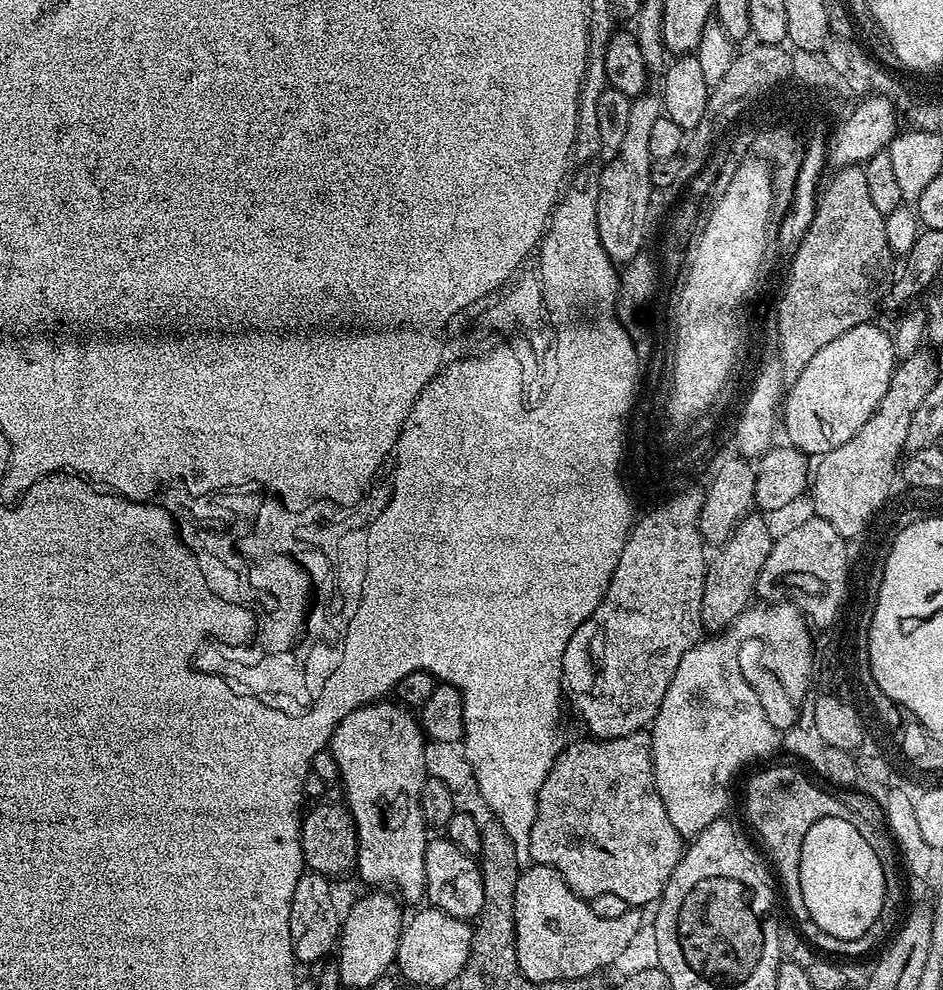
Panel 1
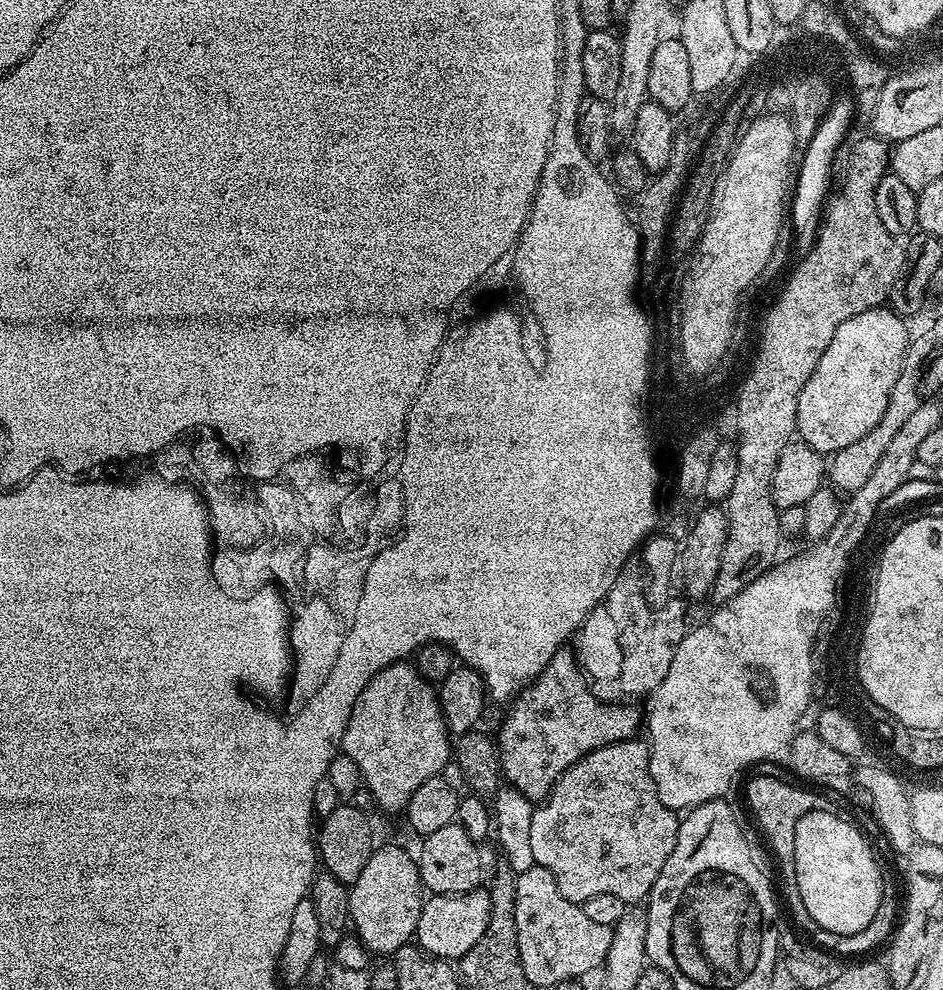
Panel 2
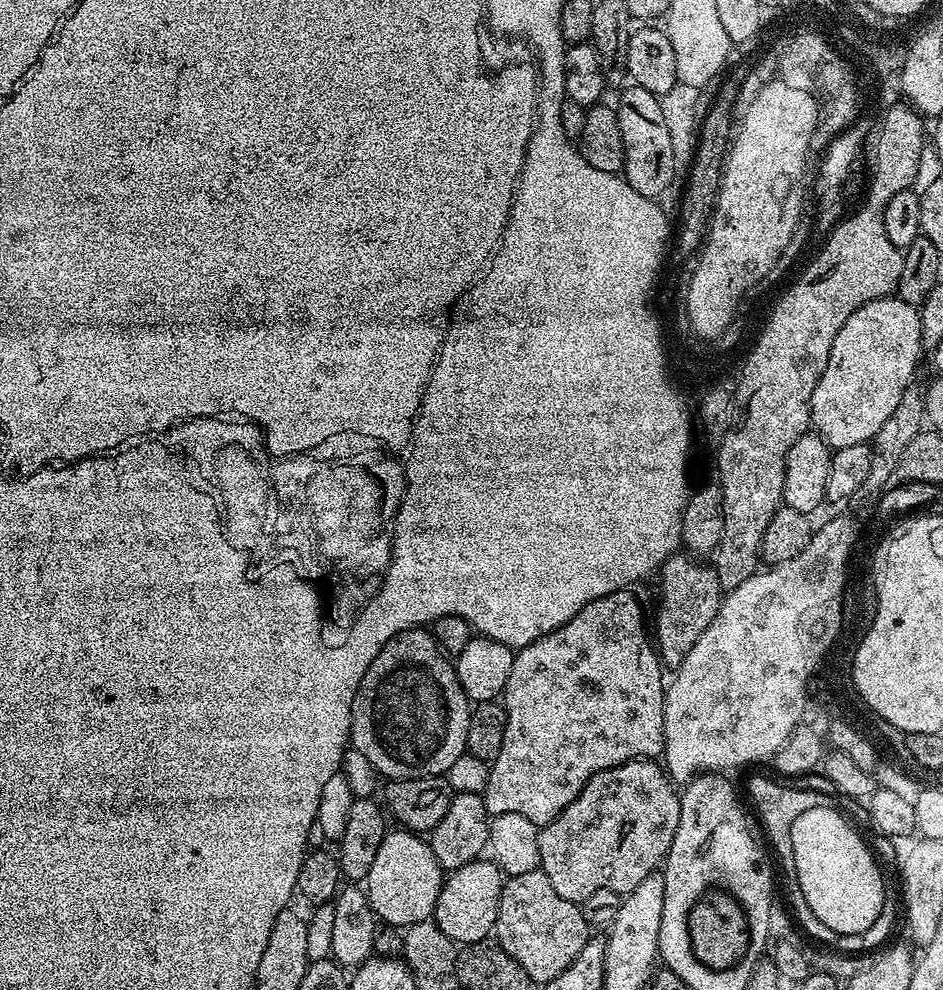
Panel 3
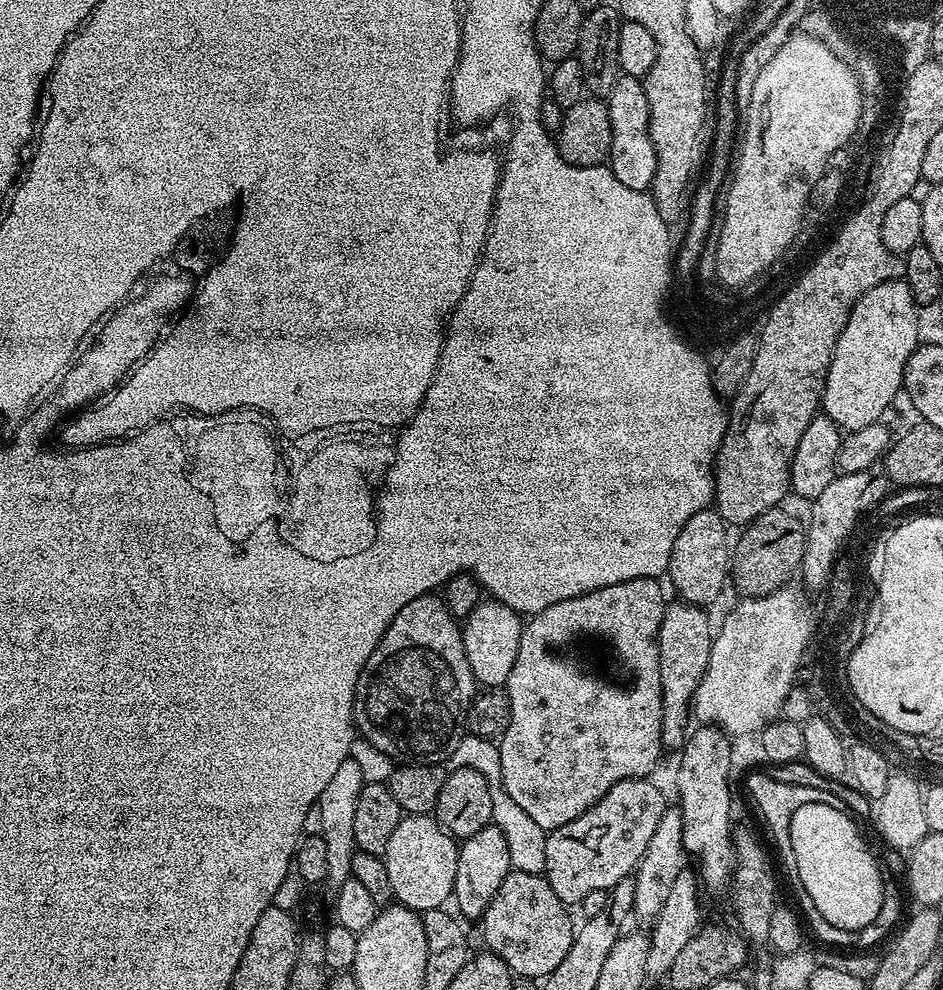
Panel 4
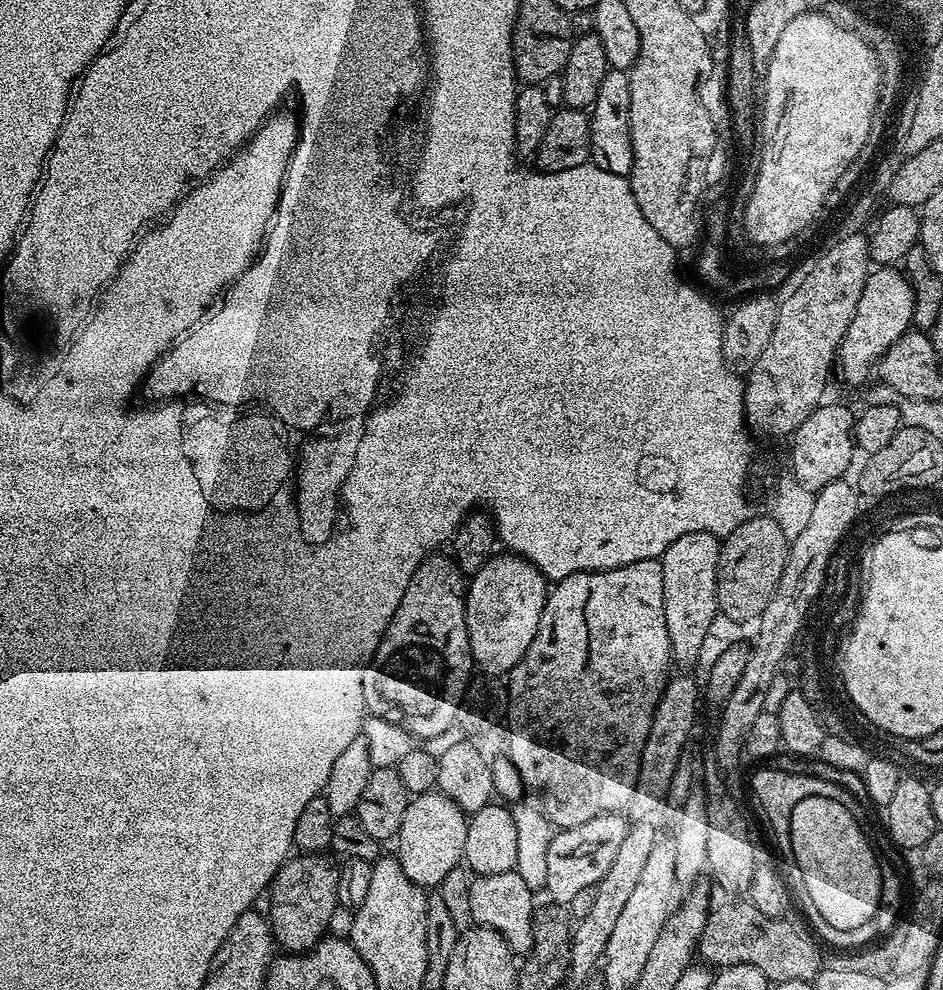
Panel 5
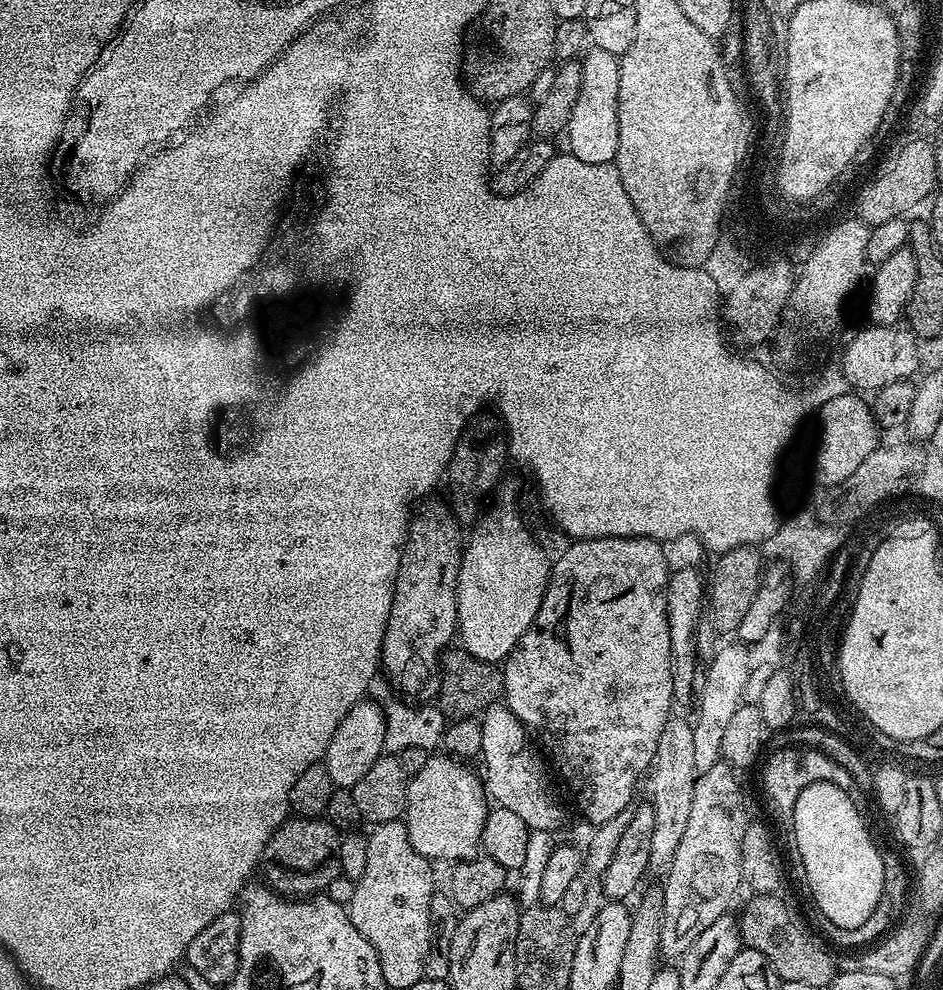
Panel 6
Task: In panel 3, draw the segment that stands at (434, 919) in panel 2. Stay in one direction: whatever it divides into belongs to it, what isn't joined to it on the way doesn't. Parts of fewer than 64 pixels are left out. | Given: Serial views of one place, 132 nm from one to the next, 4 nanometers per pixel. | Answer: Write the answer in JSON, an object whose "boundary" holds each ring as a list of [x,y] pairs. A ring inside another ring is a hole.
{"boundary":[[[481,858],[466,862],[458,870],[448,872],[438,894],[434,919],[438,930],[446,934],[457,946],[487,940],[493,935],[498,918],[502,873],[491,859]]]}

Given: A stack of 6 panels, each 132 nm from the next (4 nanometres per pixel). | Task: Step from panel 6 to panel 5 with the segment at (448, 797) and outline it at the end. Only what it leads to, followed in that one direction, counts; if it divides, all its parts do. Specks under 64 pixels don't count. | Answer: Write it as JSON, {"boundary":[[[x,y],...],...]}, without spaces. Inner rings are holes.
{"boundary":[[[431,790],[420,795],[413,795],[406,806],[406,814],[402,814],[402,826],[395,837],[394,855],[400,861],[402,870],[410,882],[414,882],[419,888],[432,890],[435,884],[440,884],[456,867],[461,867],[466,846],[466,826],[468,816],[453,802],[446,798],[438,790]]]}

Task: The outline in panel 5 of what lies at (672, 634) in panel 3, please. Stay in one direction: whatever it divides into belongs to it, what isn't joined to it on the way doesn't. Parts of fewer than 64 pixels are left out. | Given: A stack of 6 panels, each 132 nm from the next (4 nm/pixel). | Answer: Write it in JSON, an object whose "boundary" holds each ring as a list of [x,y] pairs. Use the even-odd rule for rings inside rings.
{"boundary":[[[673,675],[664,686],[663,694],[655,706],[654,718],[650,722],[650,734],[646,734],[644,749],[640,755],[638,778],[634,798],[630,798],[626,809],[633,821],[645,819],[660,803],[665,803],[680,756],[686,752],[688,735],[696,724],[696,708],[700,703],[700,688],[688,676]]]}

